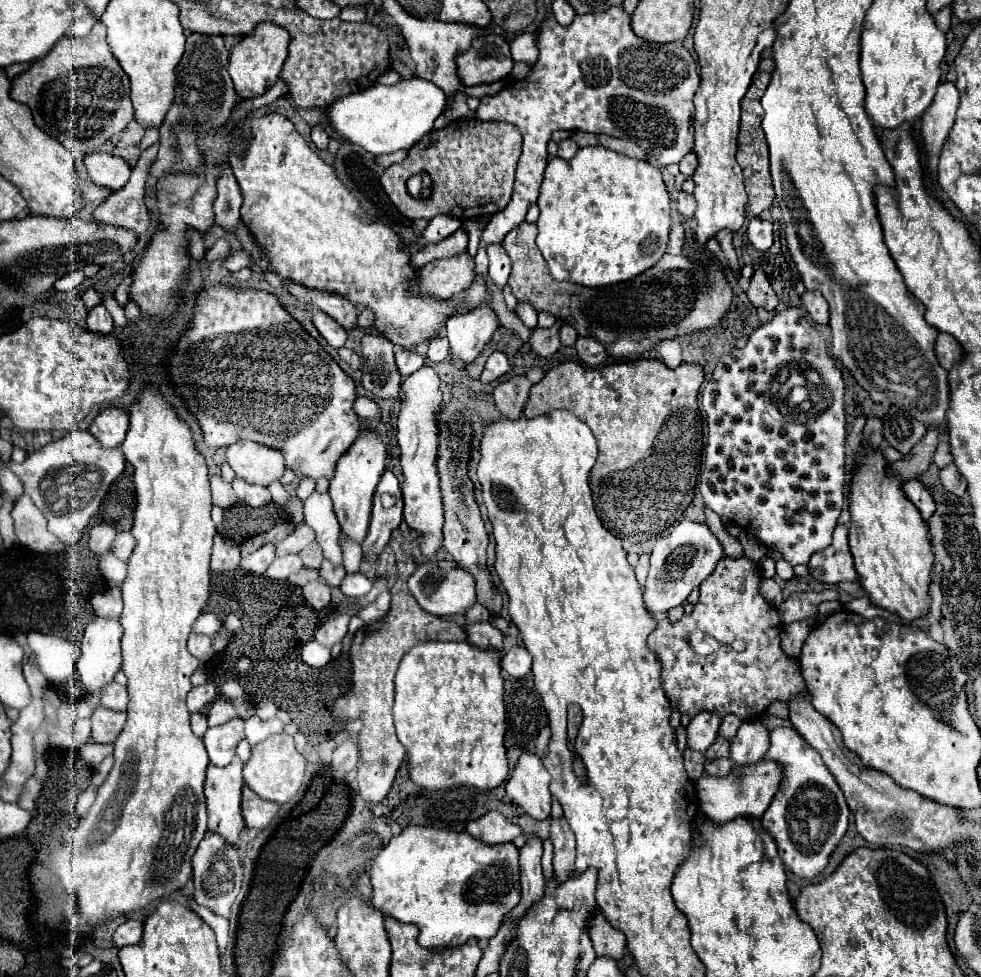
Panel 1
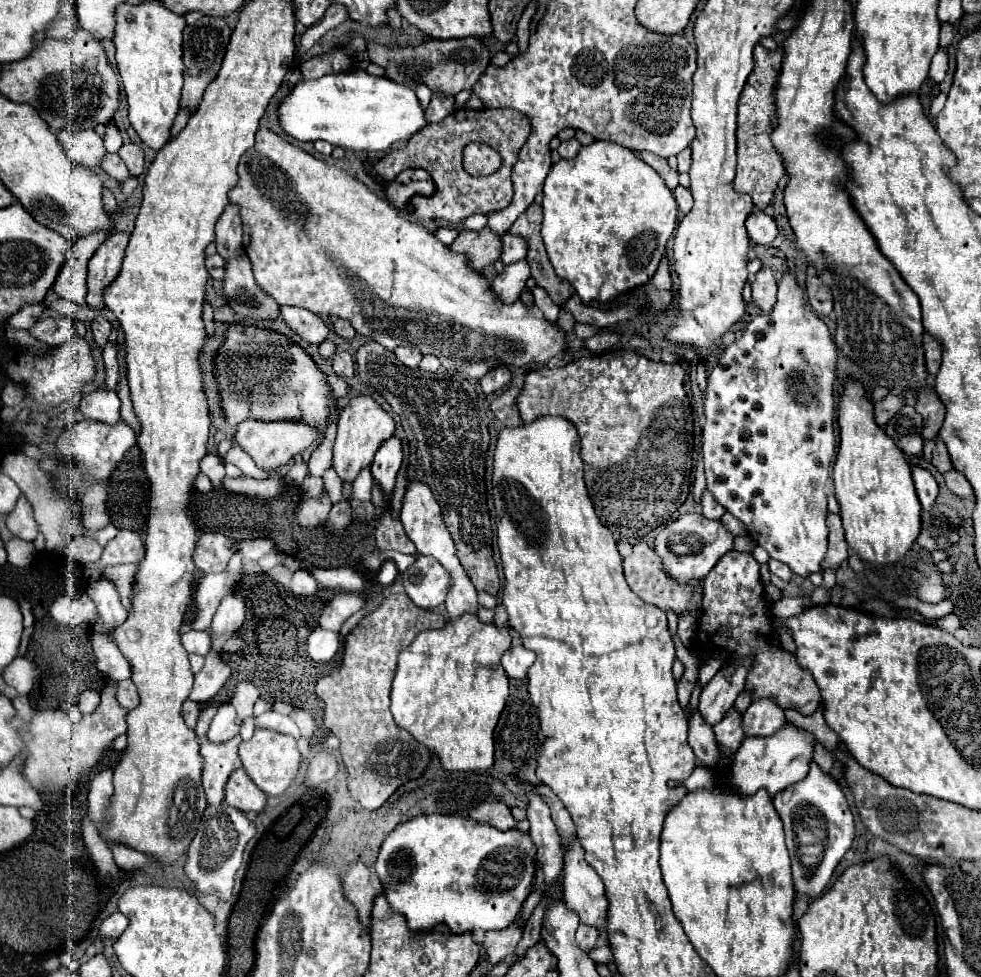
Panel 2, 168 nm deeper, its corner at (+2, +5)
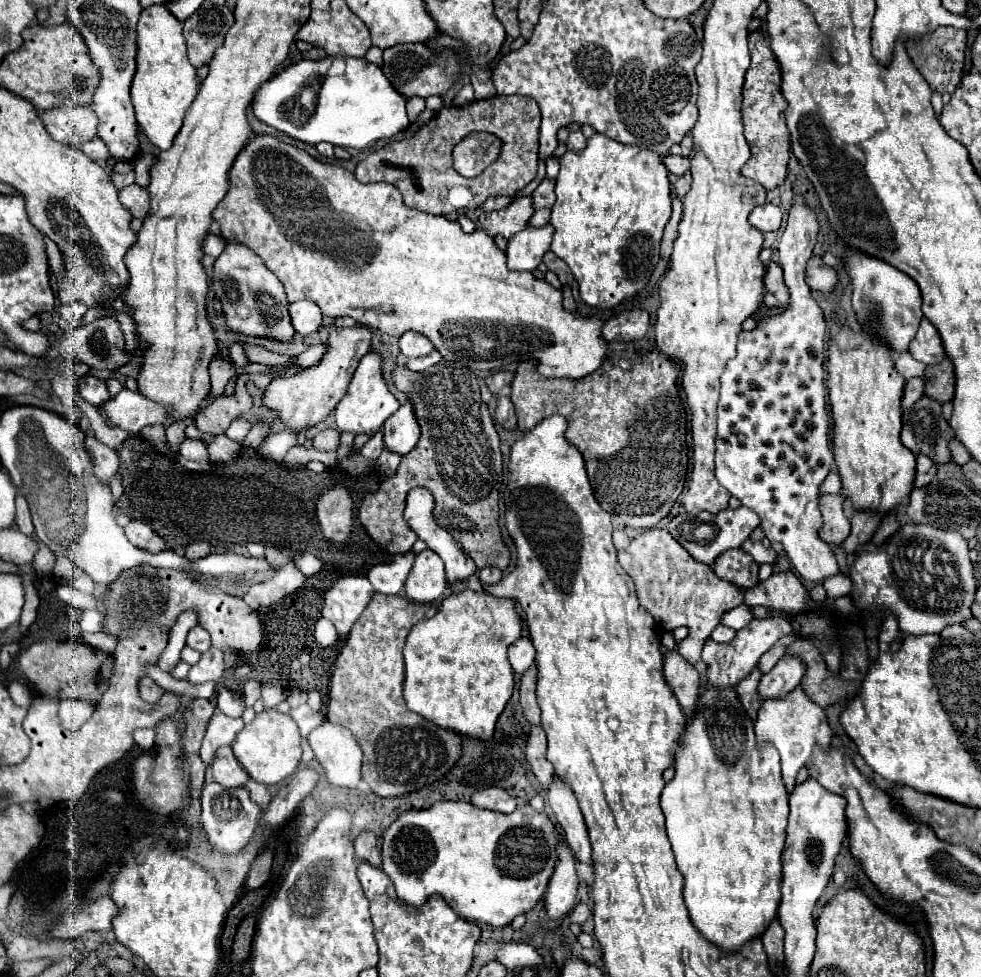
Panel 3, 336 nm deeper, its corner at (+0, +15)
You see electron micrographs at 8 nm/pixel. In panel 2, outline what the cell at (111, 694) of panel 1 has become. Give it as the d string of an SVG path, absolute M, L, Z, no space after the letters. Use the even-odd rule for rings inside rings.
M131 680L119 682L119 688L117 688L117 700L119 700L119 704L121 704L123 708L133 710L133 708L139 704L137 686L135 686Z

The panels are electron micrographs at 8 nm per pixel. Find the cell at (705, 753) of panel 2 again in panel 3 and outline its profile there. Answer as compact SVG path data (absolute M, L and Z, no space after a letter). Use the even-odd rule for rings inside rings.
M671 650L669 654L665 654L663 674L669 686L675 690L675 696L683 706L685 716L691 718L699 702L699 688L701 688L699 672L691 664L687 664L681 656L677 656L675 650Z

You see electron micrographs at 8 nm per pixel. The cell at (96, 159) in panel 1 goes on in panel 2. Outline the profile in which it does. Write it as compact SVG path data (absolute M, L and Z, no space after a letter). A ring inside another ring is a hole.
M61 130L57 134L63 152L71 158L71 162L97 168L105 156L103 138L95 130Z

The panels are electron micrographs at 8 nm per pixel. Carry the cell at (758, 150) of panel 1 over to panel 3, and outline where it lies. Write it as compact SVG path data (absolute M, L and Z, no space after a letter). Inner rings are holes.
M763 32L749 34L749 50L751 50L751 66L745 74L745 84L743 84L743 126L745 126L745 138L751 148L751 160L741 168L741 174L763 184L765 190L773 190L783 184L791 154L789 128L785 124L787 100L781 94L779 62L773 50L769 48Z

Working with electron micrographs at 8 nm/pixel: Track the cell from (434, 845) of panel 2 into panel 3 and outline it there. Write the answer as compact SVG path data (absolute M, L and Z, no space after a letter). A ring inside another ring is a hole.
M437 802L433 804L431 808L425 808L425 810L409 810L405 814L401 814L389 828L387 832L383 834L383 846L381 846L381 856L383 856L383 872L391 878L391 882L395 884L395 890L397 890L397 896L399 900L403 900L407 906L423 906L431 896L443 896L443 900L455 910L457 916L469 920L469 922L485 922L485 924L491 924L495 928L499 926L507 926L511 924L511 920L517 916L517 914L525 914L527 910L531 910L539 900L543 900L545 896L545 890L547 890L547 882L553 874L553 866L555 866L555 842L557 842L557 828L553 826L551 818L547 814L541 814L541 812L535 812L529 804L519 804L515 812L511 814L501 814L501 812L491 812L491 810L481 810L481 808L475 808L473 804L469 802Z

